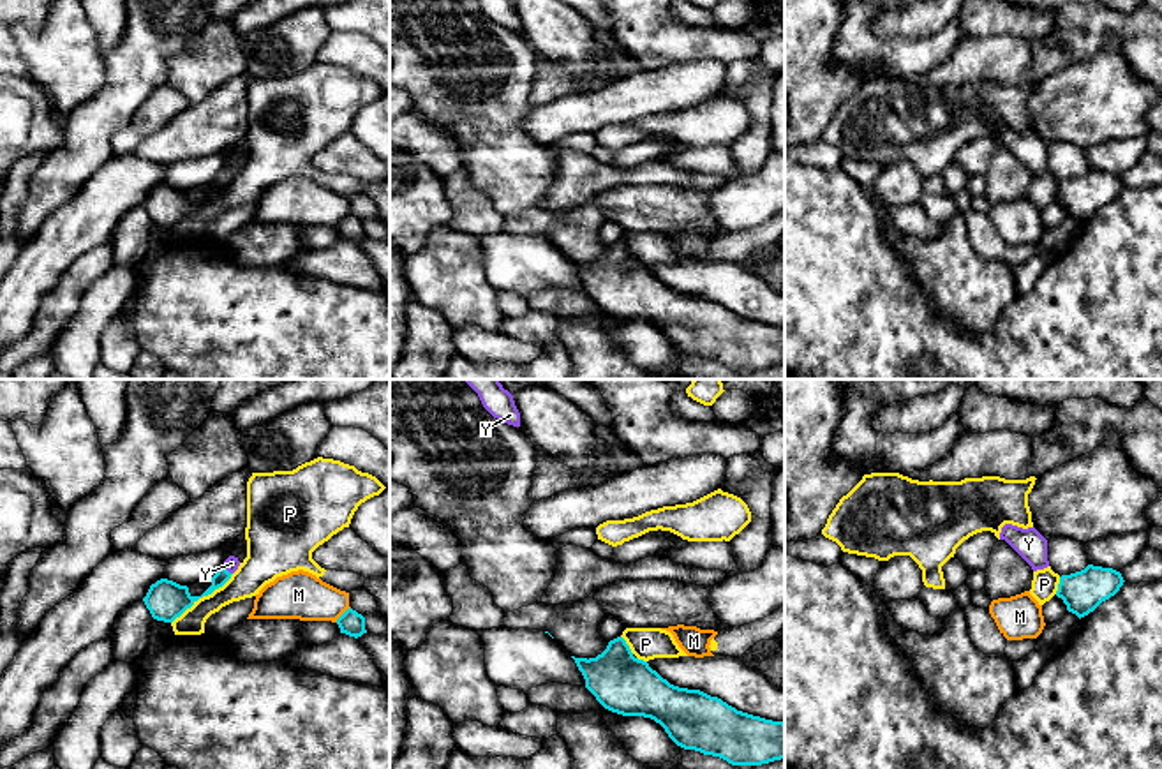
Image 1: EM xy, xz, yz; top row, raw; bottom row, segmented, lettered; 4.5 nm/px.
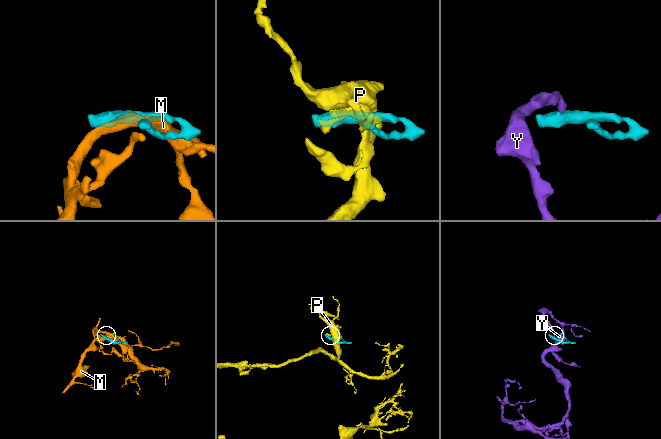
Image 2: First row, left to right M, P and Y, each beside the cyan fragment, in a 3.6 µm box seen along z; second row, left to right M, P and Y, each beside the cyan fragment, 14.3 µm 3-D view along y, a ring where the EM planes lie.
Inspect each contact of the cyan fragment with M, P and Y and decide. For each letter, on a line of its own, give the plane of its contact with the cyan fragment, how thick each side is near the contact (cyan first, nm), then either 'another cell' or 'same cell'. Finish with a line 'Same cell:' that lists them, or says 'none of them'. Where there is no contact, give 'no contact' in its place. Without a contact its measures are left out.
M: xy | 120/220 nm | another cell
P: xy | 190/150 nm | another cell
Y: xy | 110/70 nm | same cell
Same cell: Y

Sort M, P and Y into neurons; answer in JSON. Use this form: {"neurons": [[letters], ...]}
{"neurons": [["M"], ["P"], ["Y"]]}

